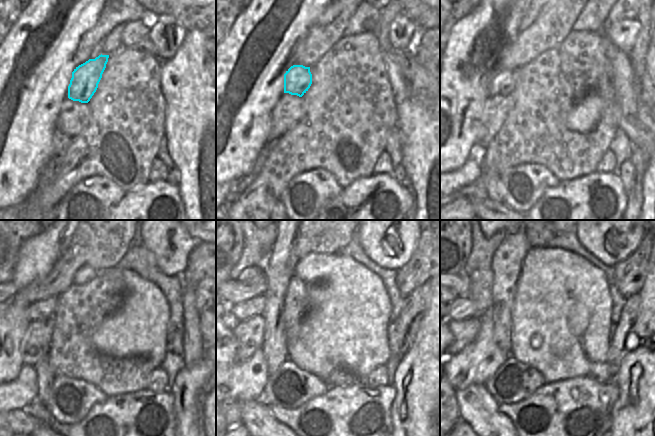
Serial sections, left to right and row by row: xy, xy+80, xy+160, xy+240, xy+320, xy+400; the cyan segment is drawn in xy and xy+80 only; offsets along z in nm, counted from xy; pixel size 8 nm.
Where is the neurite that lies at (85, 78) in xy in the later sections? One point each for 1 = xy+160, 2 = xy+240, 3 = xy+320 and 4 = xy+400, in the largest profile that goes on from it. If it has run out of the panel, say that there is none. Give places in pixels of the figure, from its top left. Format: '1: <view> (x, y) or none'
1: xy+160 (503, 83)
2: xy+240 (45, 309)
3: xy+320 (242, 311)
4: xy+400 (461, 308)

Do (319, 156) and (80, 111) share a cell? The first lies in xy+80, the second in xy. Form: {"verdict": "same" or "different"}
{"verdict": "different"}

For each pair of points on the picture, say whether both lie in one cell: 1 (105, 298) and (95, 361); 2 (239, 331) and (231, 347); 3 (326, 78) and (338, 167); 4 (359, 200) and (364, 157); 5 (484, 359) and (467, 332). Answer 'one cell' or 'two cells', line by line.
1: one cell
2: two cells
3: one cell
4: two cells
5: two cells

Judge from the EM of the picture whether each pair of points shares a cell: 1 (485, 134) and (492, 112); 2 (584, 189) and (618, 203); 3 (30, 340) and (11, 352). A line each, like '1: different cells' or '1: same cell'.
1: same cell
2: same cell
3: different cells

